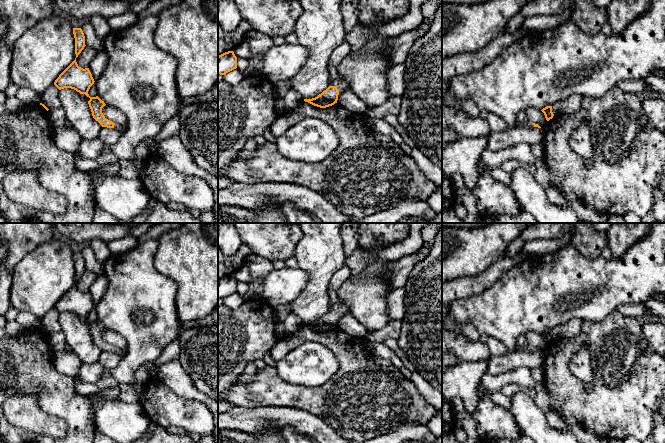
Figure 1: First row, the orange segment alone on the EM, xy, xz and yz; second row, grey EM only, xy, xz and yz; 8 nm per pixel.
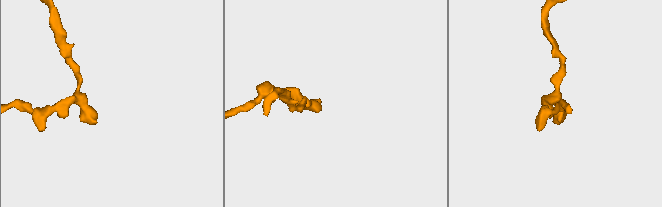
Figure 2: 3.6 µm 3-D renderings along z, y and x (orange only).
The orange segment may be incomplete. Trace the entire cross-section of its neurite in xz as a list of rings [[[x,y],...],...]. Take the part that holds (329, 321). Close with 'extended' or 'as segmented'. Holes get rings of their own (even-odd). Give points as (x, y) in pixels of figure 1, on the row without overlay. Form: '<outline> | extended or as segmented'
[[[341,304],[336,310],[329,310],[317,321],[304,323],[304,325],[320,332],[326,332],[337,327],[339,316],[347,312],[349,312],[349,307]]] | extended

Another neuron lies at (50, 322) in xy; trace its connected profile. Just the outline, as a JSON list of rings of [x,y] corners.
[[[53,308],[40,319],[40,327],[44,328],[48,333],[62,331],[59,322],[59,313]]]

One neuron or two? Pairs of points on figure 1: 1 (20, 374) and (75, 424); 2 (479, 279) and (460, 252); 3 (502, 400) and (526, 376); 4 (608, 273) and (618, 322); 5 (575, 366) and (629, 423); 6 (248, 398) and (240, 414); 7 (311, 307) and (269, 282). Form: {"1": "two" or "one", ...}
{"1": "one", "2": "two", "3": "two", "4": "two", "5": "two", "6": "two", "7": "two"}

